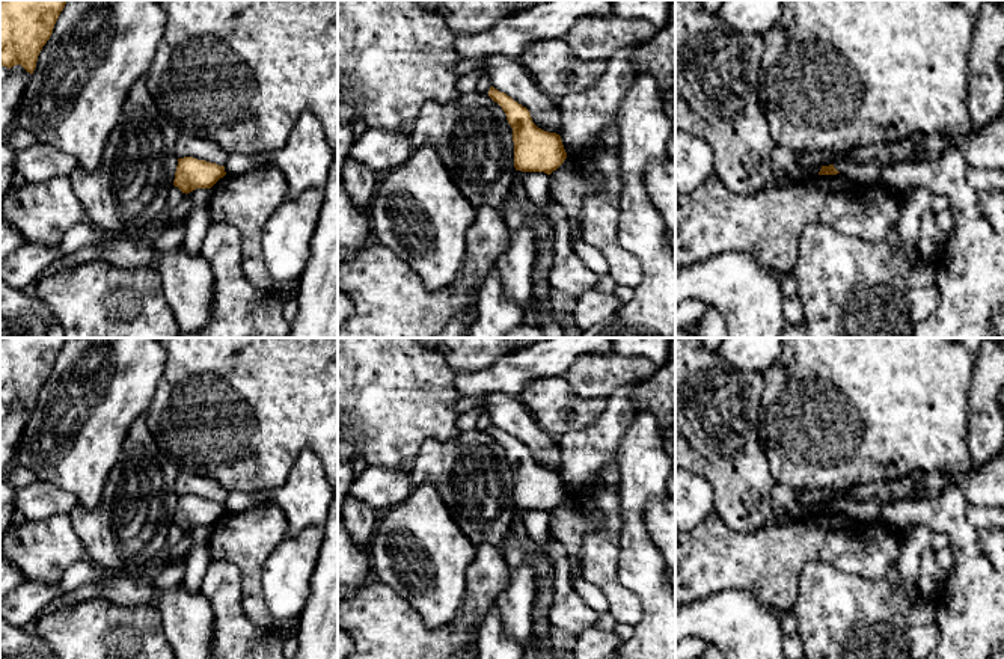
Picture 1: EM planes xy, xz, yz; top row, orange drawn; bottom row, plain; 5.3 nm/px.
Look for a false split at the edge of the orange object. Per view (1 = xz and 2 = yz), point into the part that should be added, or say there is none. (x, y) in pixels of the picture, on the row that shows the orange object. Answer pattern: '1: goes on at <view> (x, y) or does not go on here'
1: does not go on here
2: does not go on here

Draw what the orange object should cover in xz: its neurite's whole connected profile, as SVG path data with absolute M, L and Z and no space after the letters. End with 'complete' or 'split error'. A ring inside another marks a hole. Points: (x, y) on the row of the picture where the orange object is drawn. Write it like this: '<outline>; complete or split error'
M493 86L488 97L502 107L513 128L516 170L550 175L564 163L567 152L559 134L538 128L526 107Z; complete

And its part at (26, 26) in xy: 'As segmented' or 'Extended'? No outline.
As segmented

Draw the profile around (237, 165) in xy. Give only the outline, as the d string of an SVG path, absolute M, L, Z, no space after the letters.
M234 154L229 155L225 172L232 176L246 175L261 166L268 163L268 154L256 154L256 155L241 155Z

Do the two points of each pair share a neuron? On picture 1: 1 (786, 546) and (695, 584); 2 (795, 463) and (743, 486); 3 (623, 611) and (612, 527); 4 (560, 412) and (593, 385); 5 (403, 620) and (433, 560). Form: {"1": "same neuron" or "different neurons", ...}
{"1": "same neuron", "2": "different neurons", "3": "same neuron", "4": "different neurons", "5": "different neurons"}

